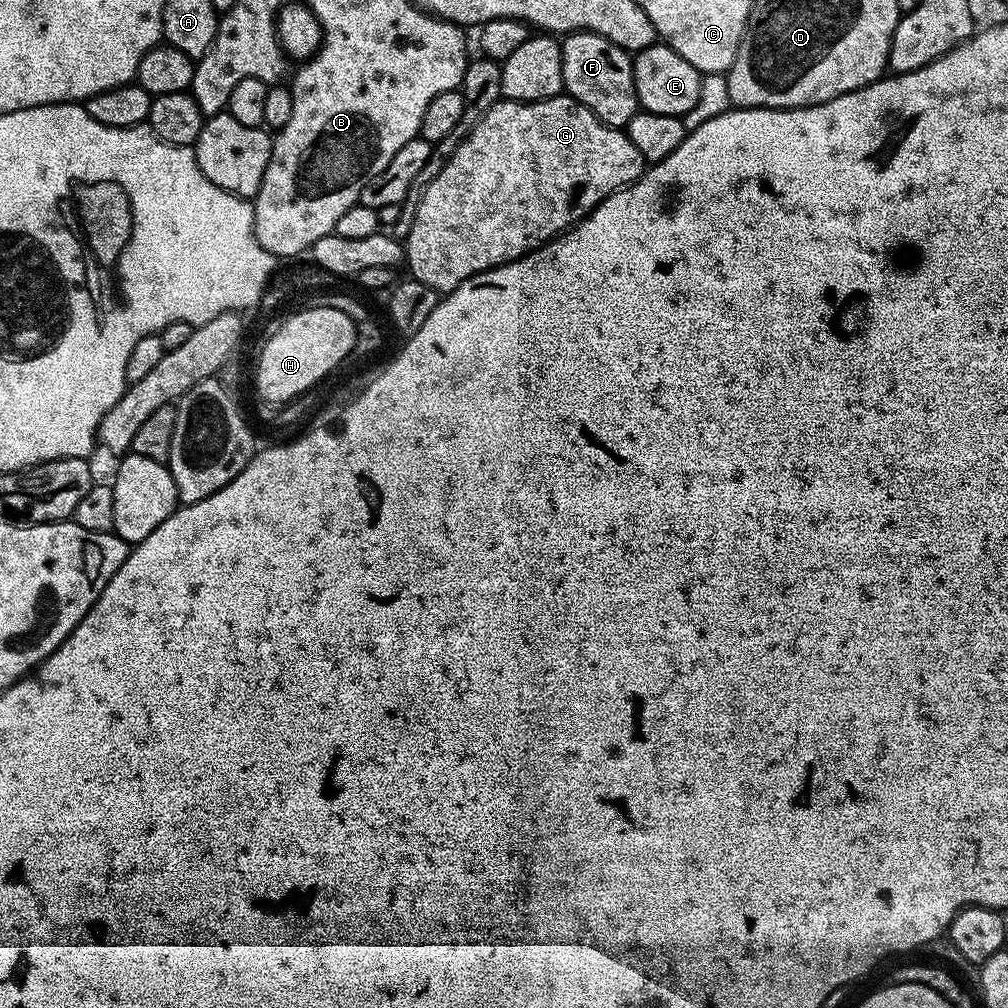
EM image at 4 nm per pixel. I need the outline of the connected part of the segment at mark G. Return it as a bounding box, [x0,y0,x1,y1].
[406,94,646,294]

